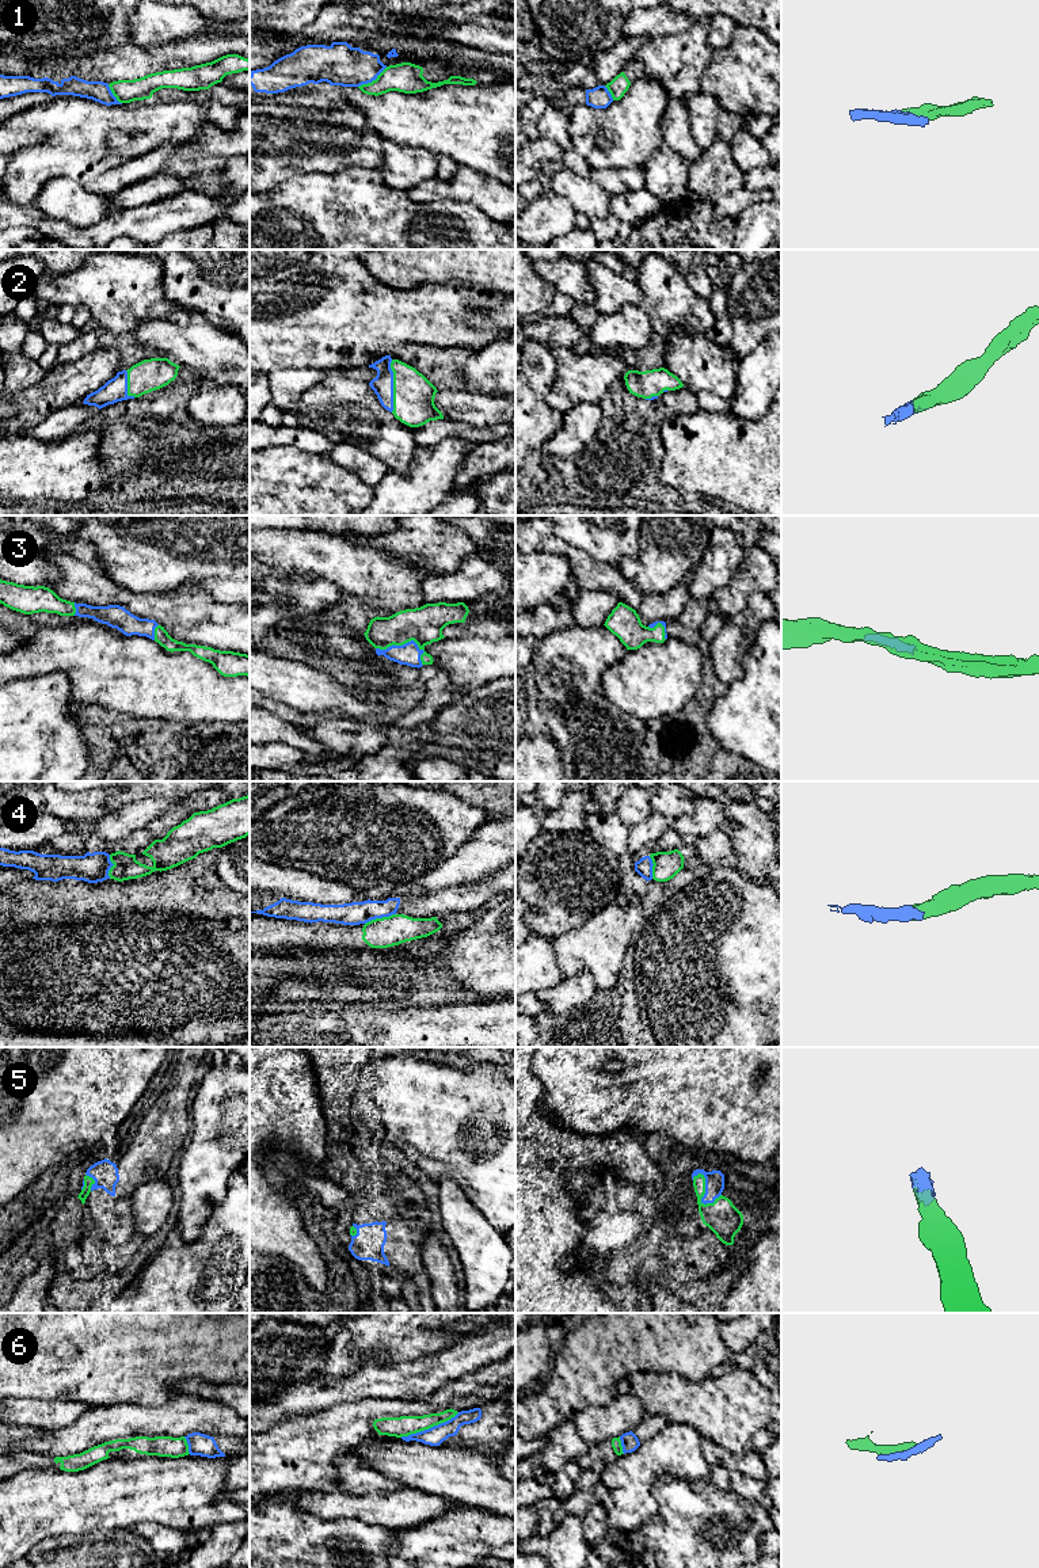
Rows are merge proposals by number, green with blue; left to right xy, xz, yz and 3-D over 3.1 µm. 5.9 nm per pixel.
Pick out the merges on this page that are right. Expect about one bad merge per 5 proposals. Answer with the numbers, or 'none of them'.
2, 3, 5

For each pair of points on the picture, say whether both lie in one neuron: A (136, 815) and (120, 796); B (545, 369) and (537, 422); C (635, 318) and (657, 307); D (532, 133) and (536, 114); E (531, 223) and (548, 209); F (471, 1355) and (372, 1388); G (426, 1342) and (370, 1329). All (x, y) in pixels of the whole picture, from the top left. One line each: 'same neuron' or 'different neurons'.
A: different neurons
B: same neuron
C: different neurons
D: same neuron
E: same neuron
F: same neuron
G: same neuron

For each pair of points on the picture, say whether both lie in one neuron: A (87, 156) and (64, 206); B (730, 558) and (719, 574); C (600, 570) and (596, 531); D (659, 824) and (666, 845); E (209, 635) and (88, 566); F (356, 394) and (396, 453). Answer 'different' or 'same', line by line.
A: different
B: same
C: different
D: different
E: same
F: same

